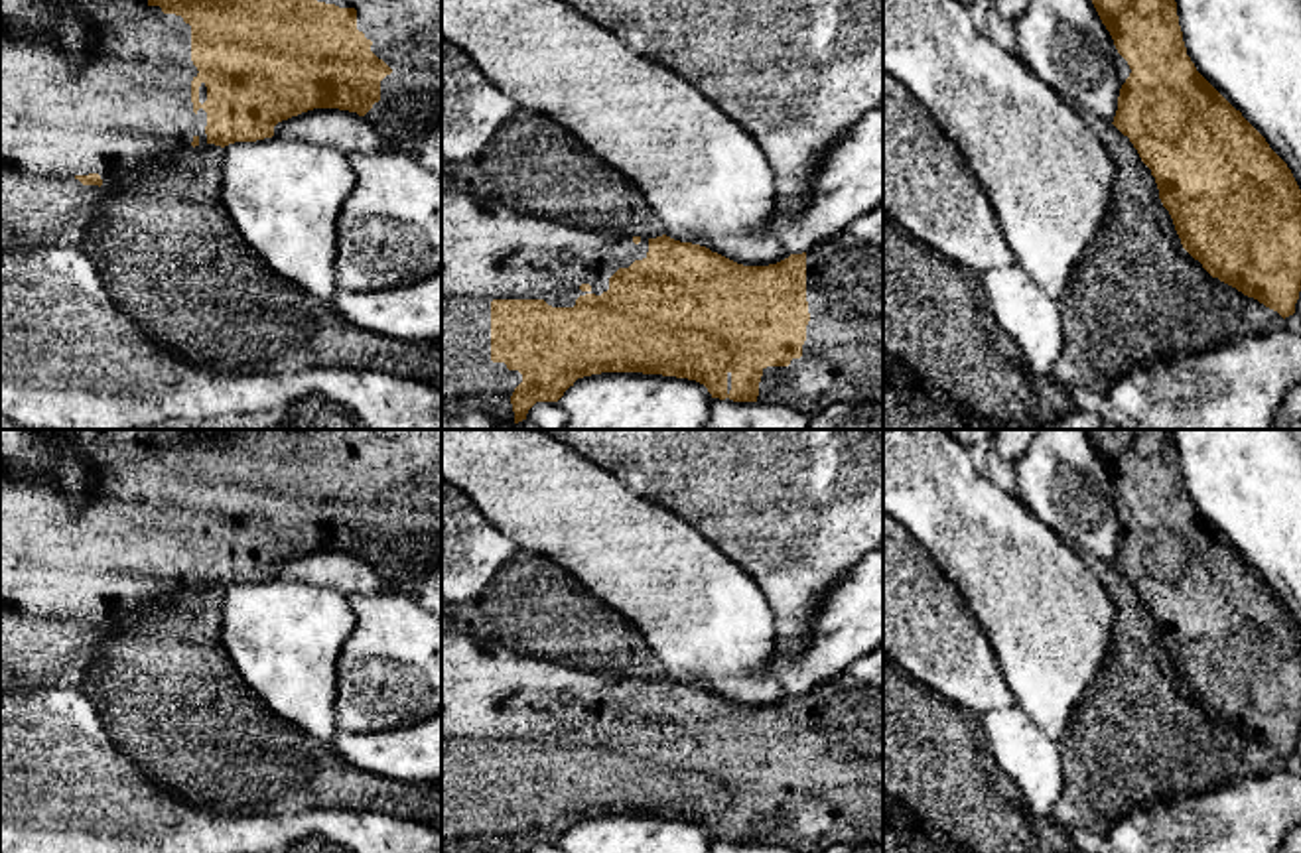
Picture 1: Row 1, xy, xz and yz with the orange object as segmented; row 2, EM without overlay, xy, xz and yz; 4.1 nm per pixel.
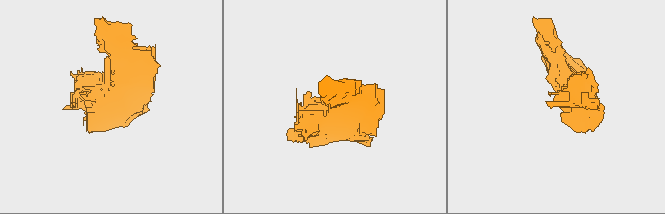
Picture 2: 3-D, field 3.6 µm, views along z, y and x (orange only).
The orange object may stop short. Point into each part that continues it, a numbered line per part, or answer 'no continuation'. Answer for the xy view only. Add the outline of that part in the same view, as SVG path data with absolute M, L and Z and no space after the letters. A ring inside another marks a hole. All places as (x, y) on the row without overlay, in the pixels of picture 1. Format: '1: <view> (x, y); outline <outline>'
1: xy (405, 465); outline M302 429L317 443L357 451L357 471L392 514L380 522L380 542L365 556L394 593L412 593L414 581L442 558L442 429Z
2: xy (131, 546); outline M41 429L55 437L63 437L71 447L81 451L89 459L93 481L89 485L91 502L73 508L63 498L57 483L47 473L34 477L20 477L8 469L0 469L0 689L35 689L41 686L65 686L83 689L87 672L97 664L101 654L101 642L118 630L126 615L140 611L150 603L175 597L181 591L189 591L193 579L199 585L207 583L205 567L207 554L193 552L191 522L197 518L197 508L191 502L191 467L181 457L164 455L160 447L148 445L148 433L144 429Z

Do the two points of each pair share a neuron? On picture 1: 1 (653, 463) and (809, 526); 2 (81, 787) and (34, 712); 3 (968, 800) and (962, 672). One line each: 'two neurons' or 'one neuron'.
1: one neuron
2: one neuron
3: two neurons

